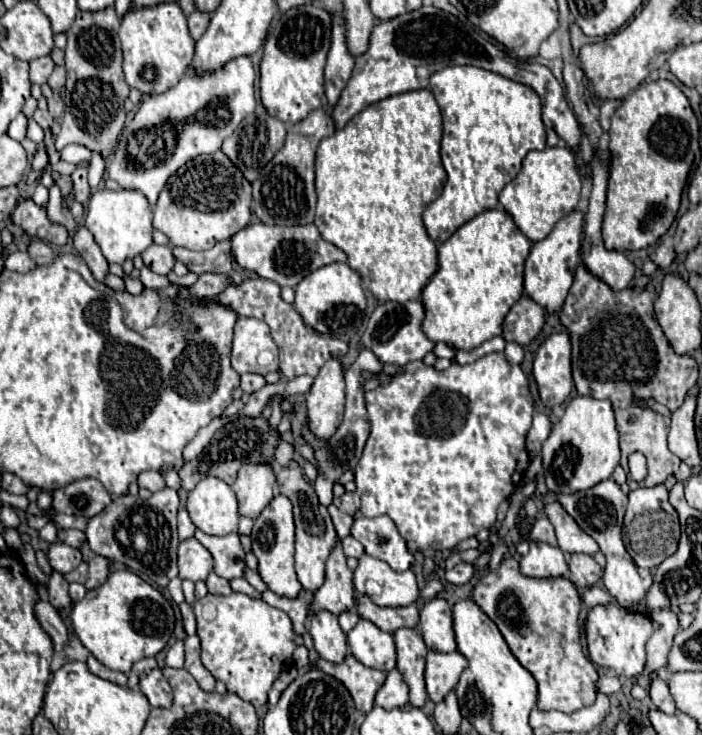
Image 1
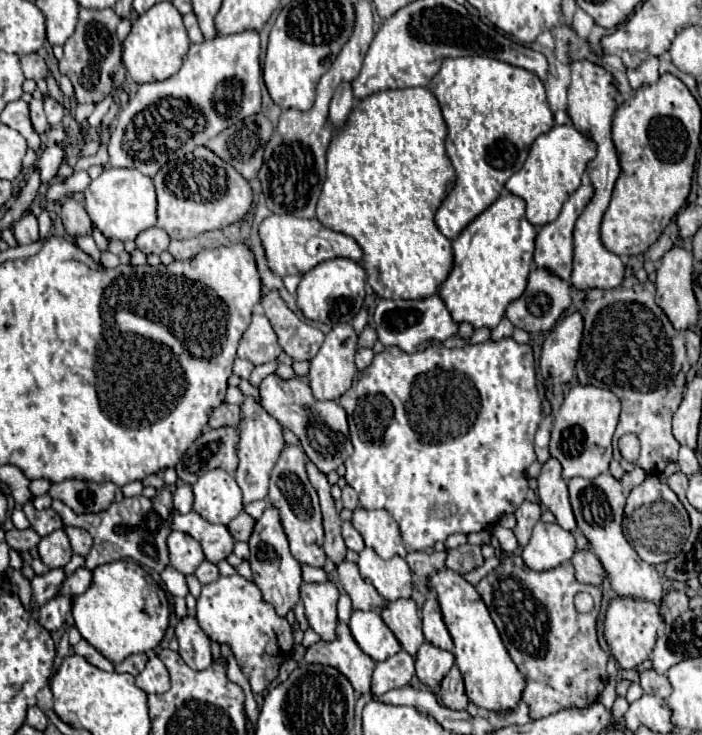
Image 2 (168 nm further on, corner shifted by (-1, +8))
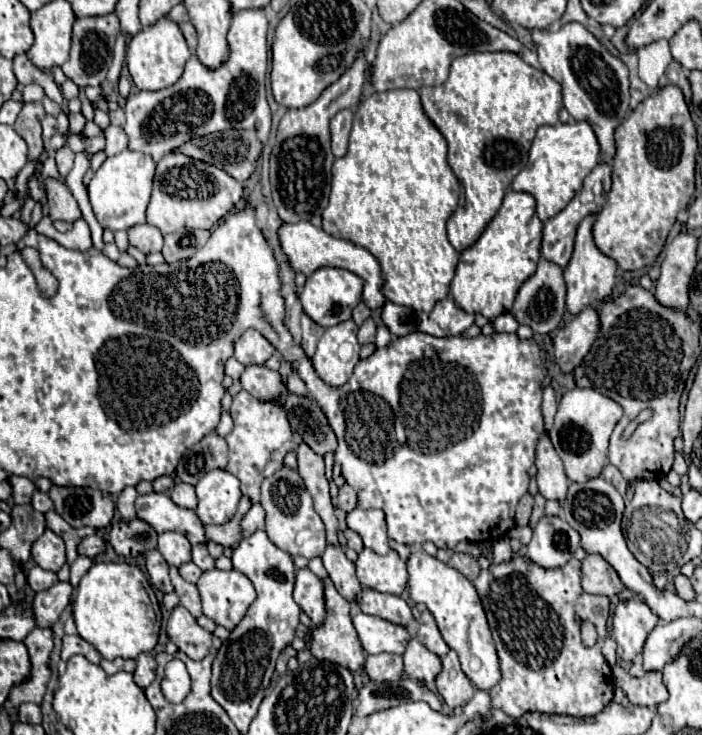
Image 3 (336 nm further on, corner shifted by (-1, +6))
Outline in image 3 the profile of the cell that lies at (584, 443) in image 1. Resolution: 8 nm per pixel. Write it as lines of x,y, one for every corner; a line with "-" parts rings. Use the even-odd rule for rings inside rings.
576,387
564,393
558,405
554,427
550,429
548,435
558,457
564,463
564,471
570,481
586,483
588,479
594,479
602,473
608,461
608,439
620,417
622,417
622,407
594,389

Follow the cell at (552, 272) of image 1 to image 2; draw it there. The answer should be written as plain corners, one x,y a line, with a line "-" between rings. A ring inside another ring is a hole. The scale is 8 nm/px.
582,183
570,199
564,203
556,221
546,223
538,229
534,261
538,267
544,267
558,275
560,279
570,279
572,273
572,229
594,195
592,183

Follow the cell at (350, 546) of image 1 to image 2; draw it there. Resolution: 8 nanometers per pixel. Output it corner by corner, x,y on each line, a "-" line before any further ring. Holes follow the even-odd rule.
346,521
346,523
342,525
342,537
344,537
344,541
346,541
346,547
352,549
352,551
360,553
365,548
362,535
352,527
350,521

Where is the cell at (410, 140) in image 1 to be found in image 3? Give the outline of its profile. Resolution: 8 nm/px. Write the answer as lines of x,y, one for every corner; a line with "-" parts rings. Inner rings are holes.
392,89
372,93
362,99
354,113
348,153
332,165
332,193
328,207
322,211
322,229
332,237
362,245
378,259
384,273
380,291
388,301
430,311
436,301
448,295
460,259
460,253
446,237
446,221
458,203
458,193
458,179
446,161
446,139
426,117
418,91

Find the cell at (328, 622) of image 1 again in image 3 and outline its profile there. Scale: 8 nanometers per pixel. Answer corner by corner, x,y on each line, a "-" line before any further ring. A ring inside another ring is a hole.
300,569
296,573
294,601
312,619
314,625
322,625
322,621
326,617
324,585
322,585
322,581
310,569

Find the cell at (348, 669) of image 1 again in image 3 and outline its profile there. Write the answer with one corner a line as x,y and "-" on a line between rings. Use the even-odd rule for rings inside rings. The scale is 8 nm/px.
326,579
326,583
324,583
324,597
326,597
326,619
314,631
314,639
312,639
312,645
310,645
310,653
316,659
332,661
336,665
342,665
342,667
350,669
352,673
364,671
366,653
364,653
364,649
360,645
358,633
356,633
356,629
352,625
352,619
350,619
350,603
336,591
336,587
332,585
330,579

